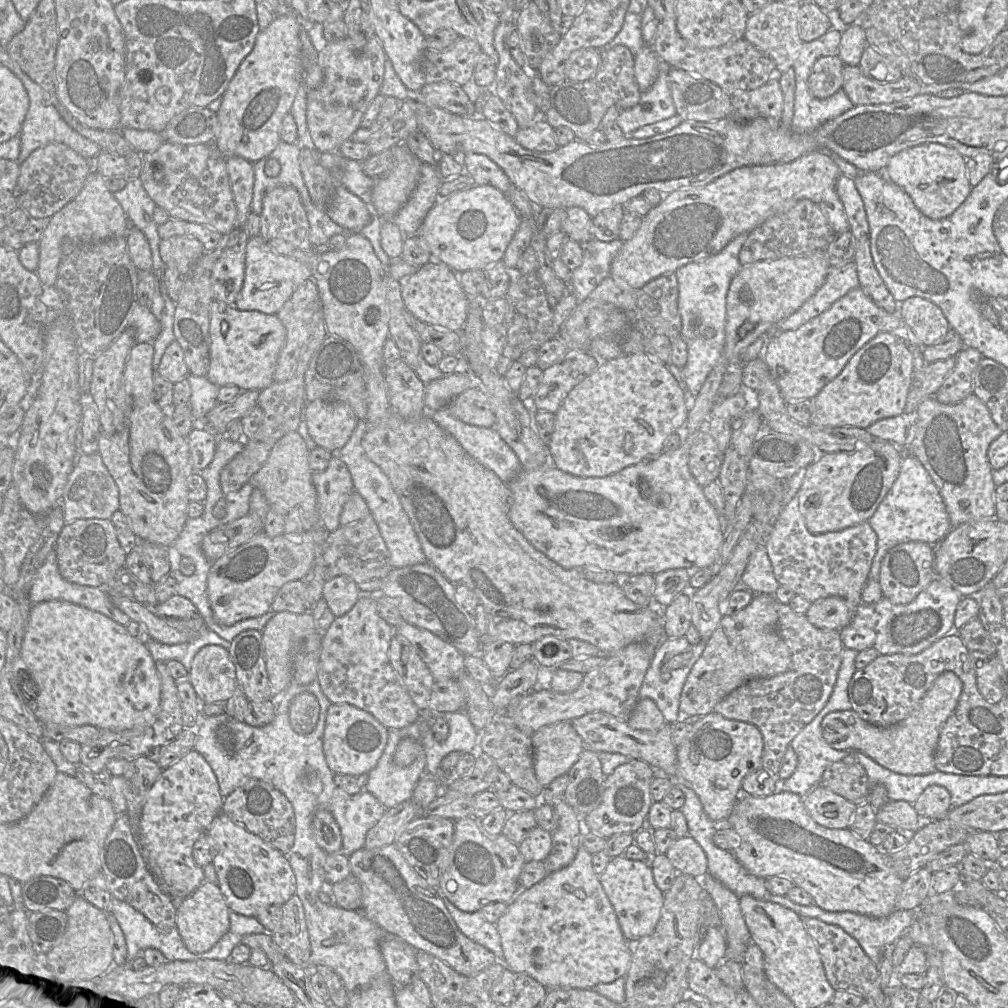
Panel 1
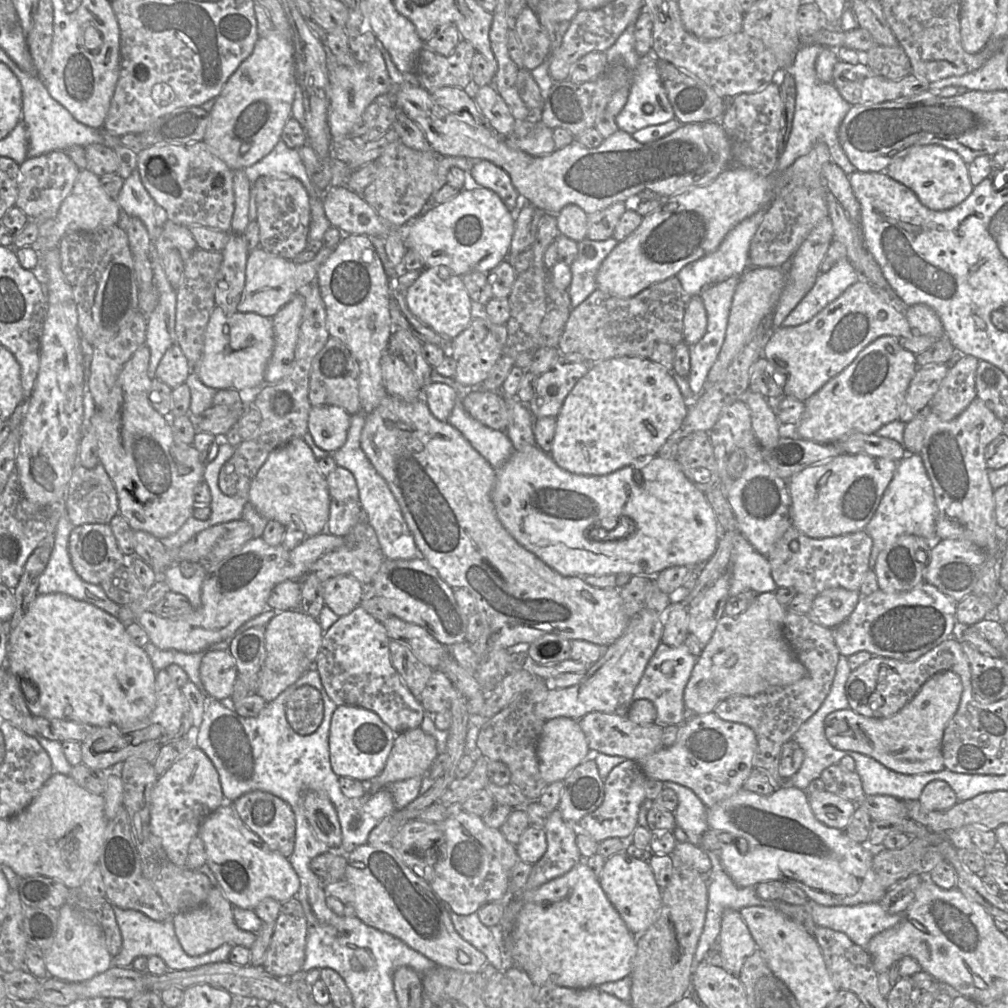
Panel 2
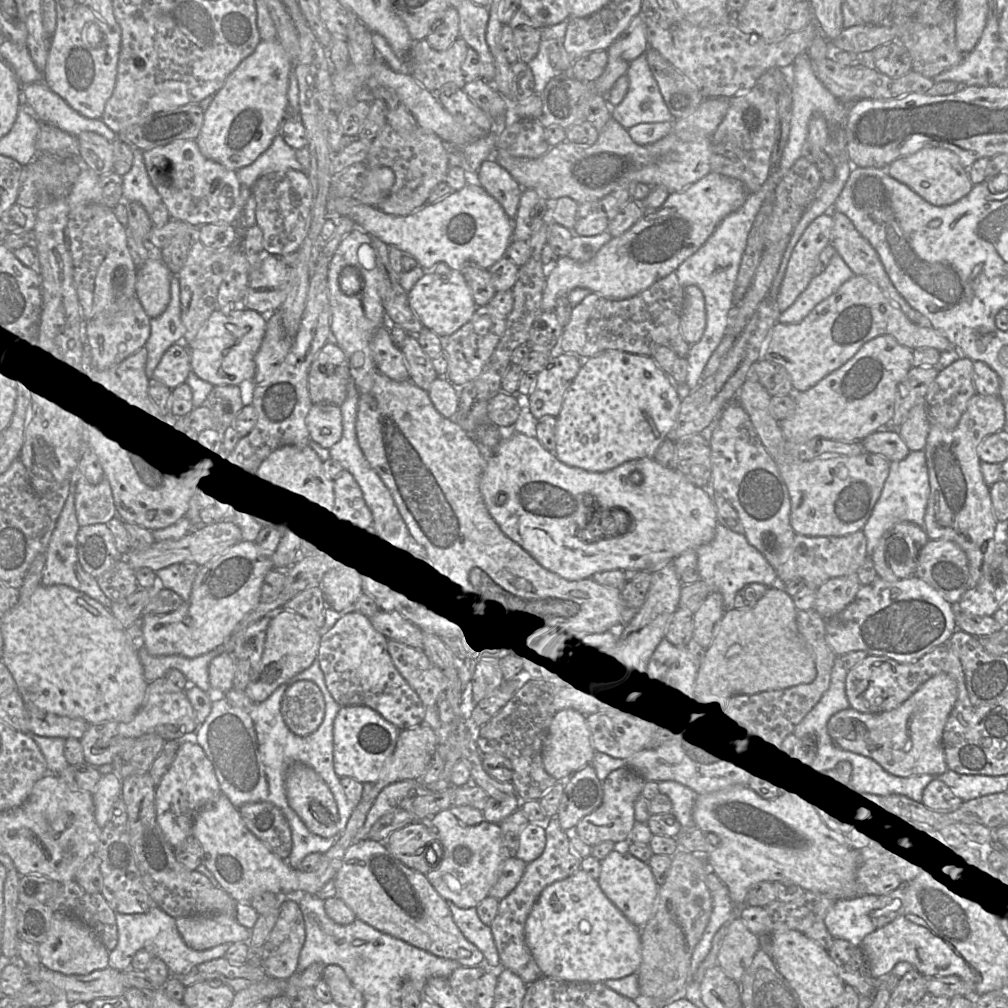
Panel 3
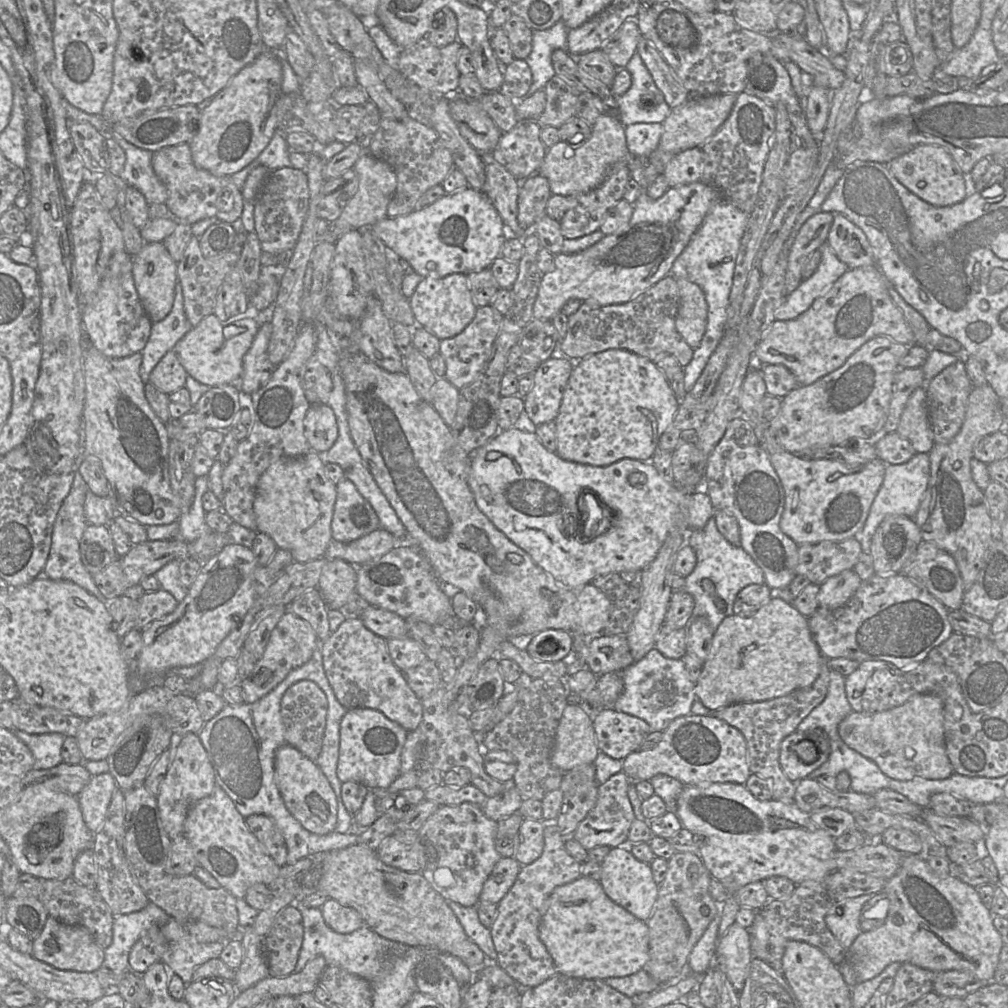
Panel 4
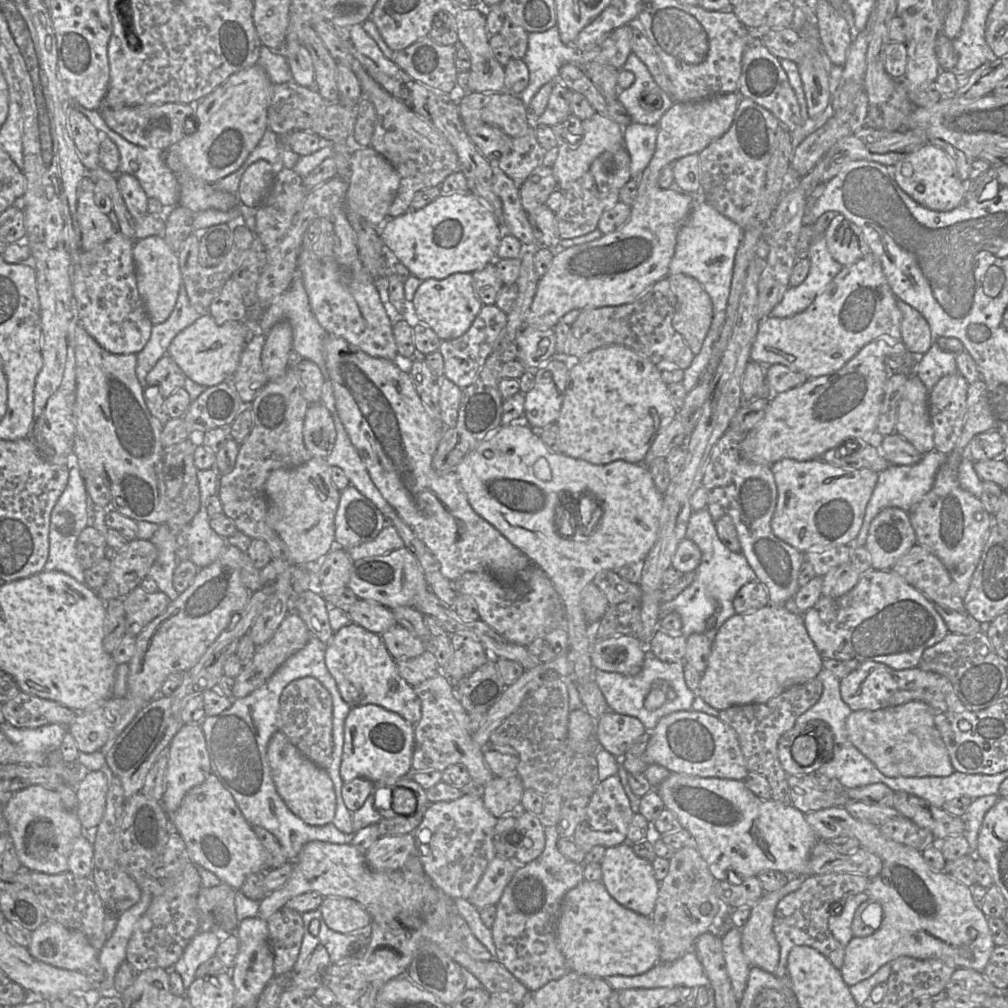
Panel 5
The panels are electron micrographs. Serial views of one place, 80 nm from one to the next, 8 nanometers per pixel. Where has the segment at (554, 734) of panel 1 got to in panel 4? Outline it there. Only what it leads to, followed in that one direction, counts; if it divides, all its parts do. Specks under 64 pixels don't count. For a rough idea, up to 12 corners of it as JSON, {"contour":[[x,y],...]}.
{"contour":[[569,703],[551,764],[568,772],[600,752],[594,715]]}

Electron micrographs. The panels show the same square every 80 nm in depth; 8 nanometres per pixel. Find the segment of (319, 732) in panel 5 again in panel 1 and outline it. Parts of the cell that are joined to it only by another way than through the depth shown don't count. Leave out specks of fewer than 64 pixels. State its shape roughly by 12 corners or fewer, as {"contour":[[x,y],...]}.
{"contour":[[295,696],[289,709],[292,729],[310,734],[320,716],[318,699]]}

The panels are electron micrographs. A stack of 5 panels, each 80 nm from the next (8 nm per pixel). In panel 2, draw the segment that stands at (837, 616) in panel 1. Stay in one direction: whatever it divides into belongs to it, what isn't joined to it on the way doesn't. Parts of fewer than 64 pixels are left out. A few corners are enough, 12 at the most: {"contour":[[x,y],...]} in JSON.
{"contour":[[830,588],[814,597],[808,615],[833,629],[860,600],[859,591]]}

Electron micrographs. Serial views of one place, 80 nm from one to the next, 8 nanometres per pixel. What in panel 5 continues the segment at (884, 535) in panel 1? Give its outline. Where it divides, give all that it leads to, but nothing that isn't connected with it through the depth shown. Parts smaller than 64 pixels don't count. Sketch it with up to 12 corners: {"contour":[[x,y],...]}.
{"contour":[[933,450],[914,465],[878,474],[855,546],[887,507],[910,512],[932,489],[947,454]]}

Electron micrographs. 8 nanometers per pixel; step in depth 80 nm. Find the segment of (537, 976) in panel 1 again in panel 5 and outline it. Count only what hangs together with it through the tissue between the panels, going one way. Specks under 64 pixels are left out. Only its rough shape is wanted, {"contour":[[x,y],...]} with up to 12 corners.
{"contour":[[601,881],[565,894],[570,971],[636,976],[659,962],[651,917]]}

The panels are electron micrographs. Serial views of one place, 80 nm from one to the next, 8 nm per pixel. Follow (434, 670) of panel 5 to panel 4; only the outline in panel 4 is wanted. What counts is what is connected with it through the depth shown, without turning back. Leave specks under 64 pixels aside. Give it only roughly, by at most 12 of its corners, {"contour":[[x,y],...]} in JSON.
{"contour":[[436,661],[403,673],[422,700],[445,687]]}

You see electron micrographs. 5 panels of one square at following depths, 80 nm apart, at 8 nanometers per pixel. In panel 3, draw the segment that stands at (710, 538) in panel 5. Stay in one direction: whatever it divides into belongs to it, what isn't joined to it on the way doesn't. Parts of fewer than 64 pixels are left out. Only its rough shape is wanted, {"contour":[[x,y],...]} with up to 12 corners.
{"contour":[[718,524],[695,551],[696,572],[725,611],[749,584],[781,588],[743,533]]}

